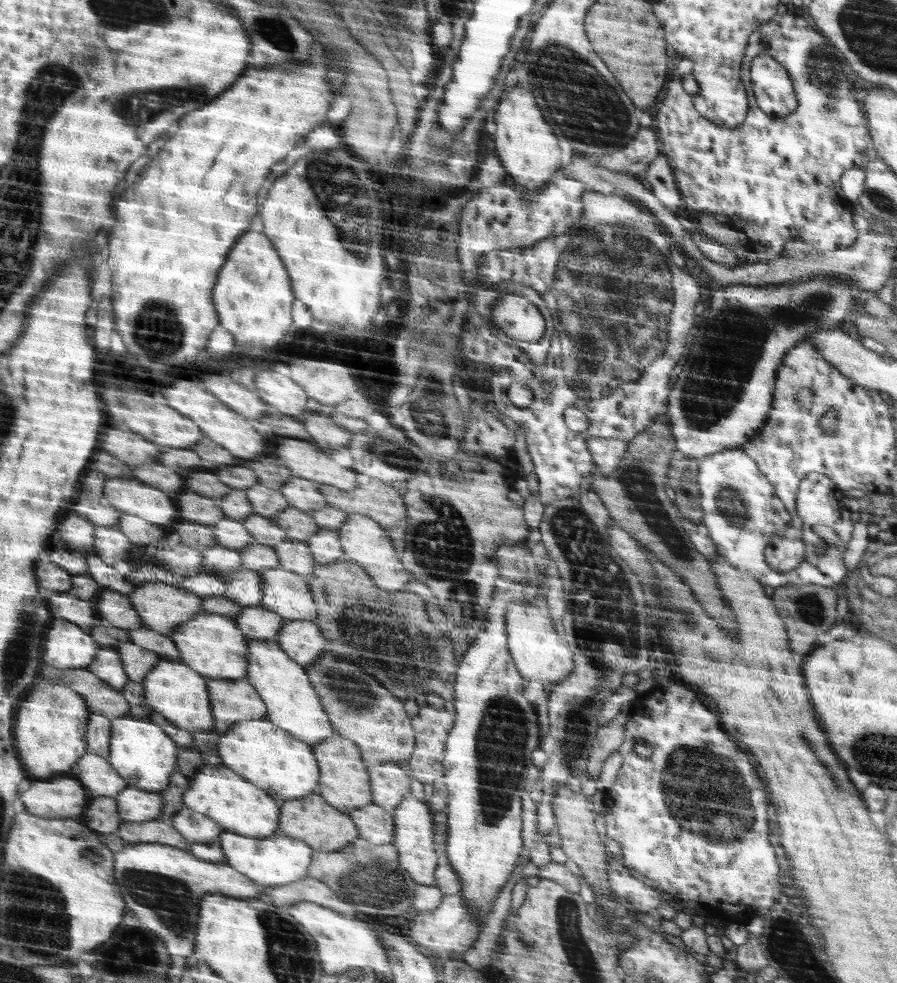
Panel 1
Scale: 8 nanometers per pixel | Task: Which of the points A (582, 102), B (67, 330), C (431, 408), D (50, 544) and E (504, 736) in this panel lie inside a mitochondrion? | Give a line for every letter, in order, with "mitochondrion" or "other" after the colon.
A: mitochondrion
B: other
C: mitochondrion
D: other
E: mitochondrion

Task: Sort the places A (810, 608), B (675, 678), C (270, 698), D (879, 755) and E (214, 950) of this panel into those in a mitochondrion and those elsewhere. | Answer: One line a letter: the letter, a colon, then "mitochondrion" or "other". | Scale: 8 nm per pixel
A: mitochondrion
B: other
C: other
D: mitochondrion
E: other

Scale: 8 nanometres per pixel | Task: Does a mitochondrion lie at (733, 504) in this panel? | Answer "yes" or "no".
yes

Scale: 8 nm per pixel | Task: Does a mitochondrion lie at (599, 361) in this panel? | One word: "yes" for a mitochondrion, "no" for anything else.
yes

